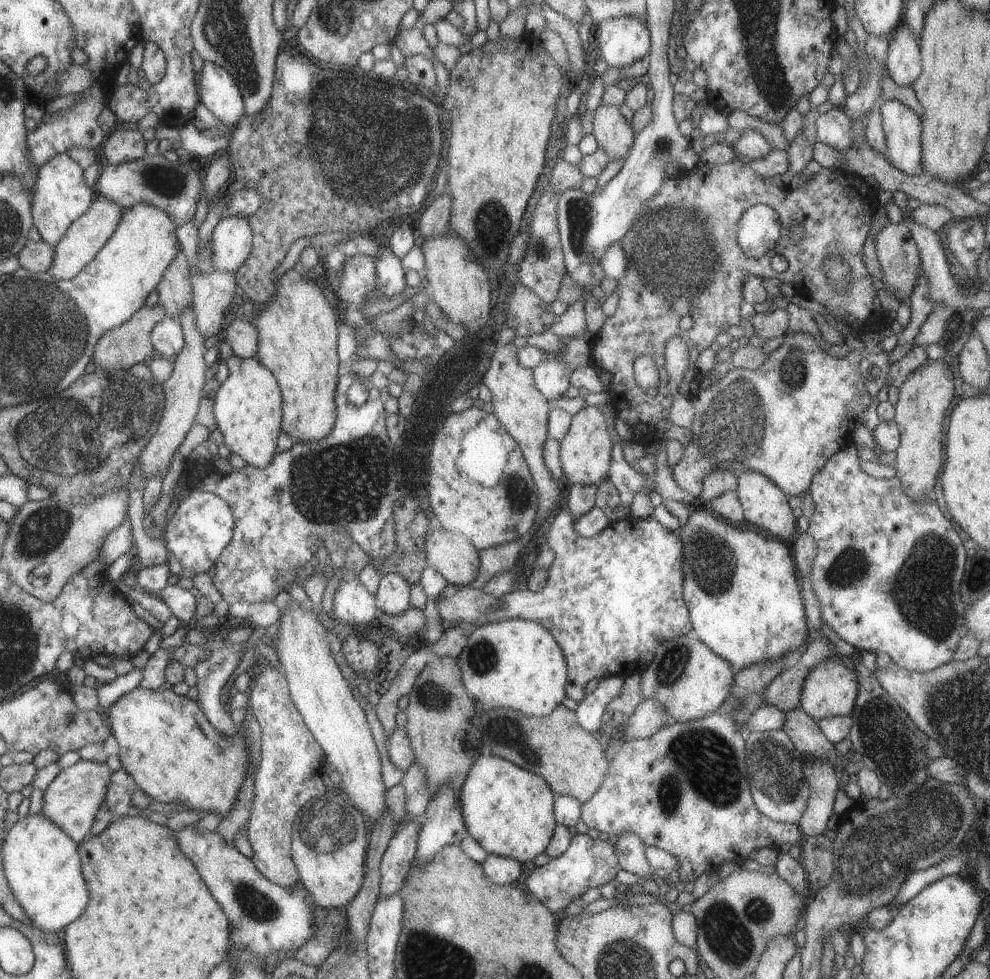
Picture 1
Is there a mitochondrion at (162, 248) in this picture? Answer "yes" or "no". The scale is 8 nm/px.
no

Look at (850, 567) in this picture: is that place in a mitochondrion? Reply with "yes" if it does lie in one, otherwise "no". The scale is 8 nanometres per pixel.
yes

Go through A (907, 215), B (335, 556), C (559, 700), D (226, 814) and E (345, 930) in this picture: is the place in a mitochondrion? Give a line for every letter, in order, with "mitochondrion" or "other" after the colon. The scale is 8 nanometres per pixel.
A: other
B: other
C: other
D: other
E: other

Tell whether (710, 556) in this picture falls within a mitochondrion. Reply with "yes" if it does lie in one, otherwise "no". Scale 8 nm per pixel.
yes

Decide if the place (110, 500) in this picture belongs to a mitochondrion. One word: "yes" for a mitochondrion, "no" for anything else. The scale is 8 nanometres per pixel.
yes

